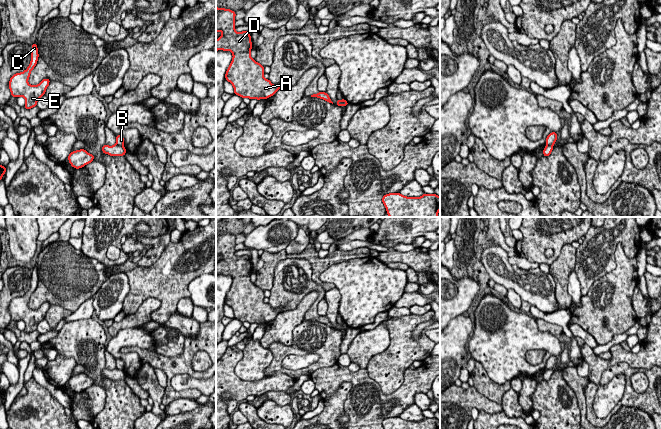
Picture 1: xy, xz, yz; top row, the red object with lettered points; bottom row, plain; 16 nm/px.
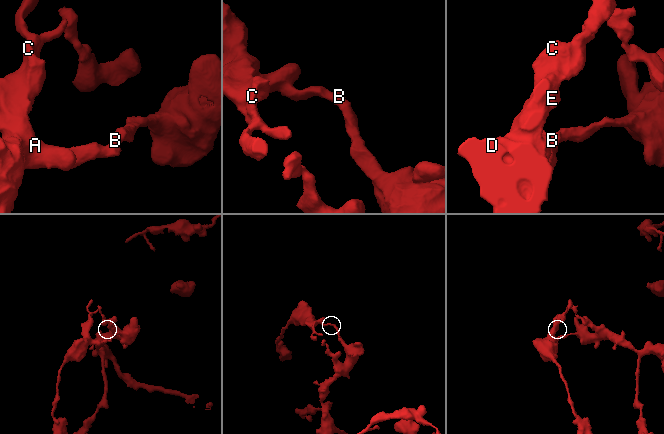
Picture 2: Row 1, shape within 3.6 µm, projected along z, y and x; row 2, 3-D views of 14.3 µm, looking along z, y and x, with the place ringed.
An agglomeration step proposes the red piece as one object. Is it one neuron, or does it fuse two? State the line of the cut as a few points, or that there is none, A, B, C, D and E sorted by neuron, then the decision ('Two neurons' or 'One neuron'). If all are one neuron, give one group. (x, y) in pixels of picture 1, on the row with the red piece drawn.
Split along xy (116, 143), (122, 146). Groups: A C D E / B. Two neurons

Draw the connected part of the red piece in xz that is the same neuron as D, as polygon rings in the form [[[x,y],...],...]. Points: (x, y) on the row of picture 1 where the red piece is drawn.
[[[216,7],[216,32],[220,31],[222,35],[216,40],[216,51],[231,51],[233,58],[230,66],[227,68],[225,79],[234,87],[234,94],[241,98],[249,99],[267,99],[283,88],[283,85],[273,85],[269,79],[263,76],[264,66],[251,58],[250,51],[252,49],[251,36],[248,31],[236,32],[234,25],[236,13],[230,9]]]

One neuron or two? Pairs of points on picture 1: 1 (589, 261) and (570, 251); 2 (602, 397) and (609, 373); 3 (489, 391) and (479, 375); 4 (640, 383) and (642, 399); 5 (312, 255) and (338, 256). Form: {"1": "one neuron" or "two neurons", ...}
{"1": "two neurons", "2": "two neurons", "3": "one neuron", "4": "two neurons", "5": "one neuron"}

